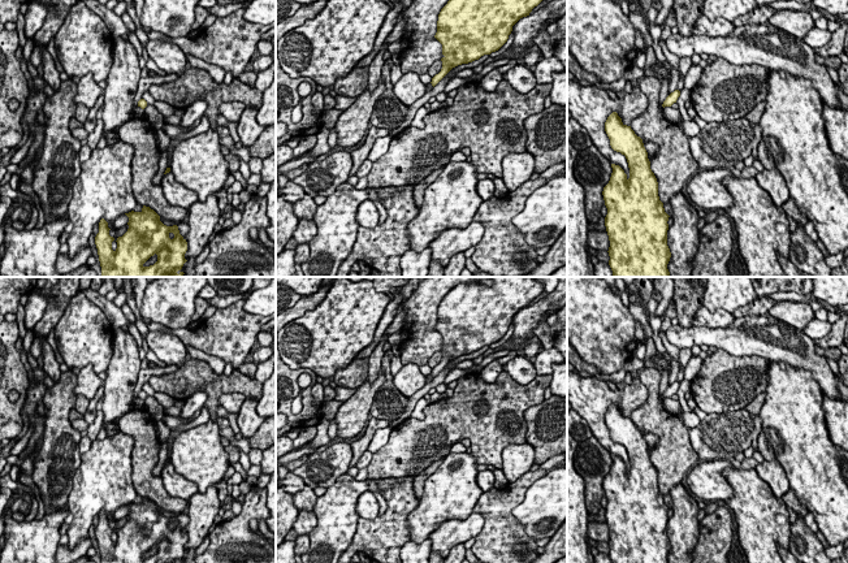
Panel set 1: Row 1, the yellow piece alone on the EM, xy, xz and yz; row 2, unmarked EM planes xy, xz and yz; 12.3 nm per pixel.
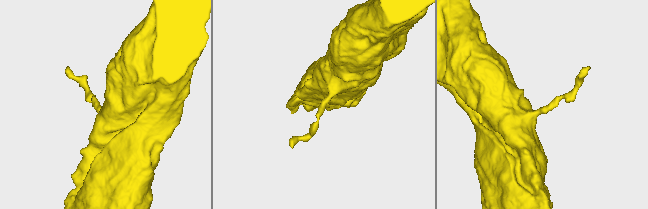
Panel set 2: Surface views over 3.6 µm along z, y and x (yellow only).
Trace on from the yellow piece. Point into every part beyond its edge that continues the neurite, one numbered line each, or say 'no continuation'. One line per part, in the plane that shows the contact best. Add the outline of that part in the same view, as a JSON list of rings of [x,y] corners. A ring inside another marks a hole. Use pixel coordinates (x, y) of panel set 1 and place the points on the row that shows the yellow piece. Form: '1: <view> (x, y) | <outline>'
no continuation

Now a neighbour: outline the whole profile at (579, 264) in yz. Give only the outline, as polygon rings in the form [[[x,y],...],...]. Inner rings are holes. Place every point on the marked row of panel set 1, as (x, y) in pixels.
[[[567,138],[567,277],[597,277],[588,254],[585,192],[574,177],[577,152]]]

